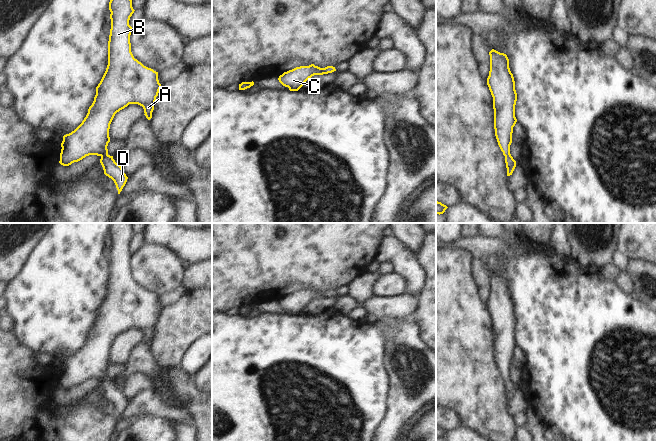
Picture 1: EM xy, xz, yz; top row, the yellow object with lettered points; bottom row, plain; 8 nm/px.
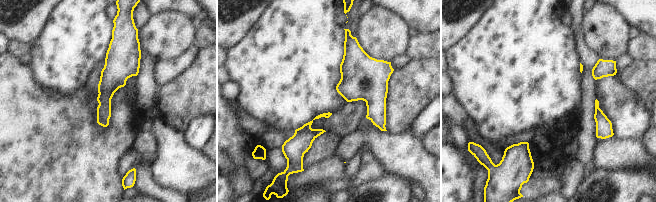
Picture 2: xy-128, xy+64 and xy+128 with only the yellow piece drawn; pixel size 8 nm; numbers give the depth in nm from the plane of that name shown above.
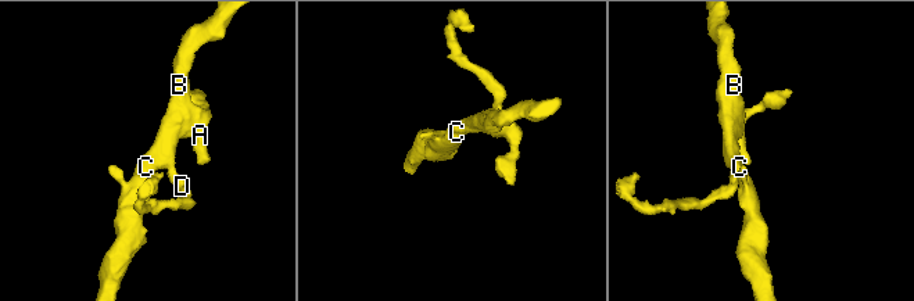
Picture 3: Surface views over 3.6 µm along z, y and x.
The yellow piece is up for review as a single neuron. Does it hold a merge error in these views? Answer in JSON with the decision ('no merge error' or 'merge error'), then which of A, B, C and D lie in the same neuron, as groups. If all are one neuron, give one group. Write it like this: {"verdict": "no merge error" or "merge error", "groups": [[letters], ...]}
{"verdict": "no merge error", "groups": [["A", "B", "C", "D"]]}

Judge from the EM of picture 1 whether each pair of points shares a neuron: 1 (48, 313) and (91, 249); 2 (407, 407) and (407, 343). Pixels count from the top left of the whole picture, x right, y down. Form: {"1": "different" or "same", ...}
{"1": "same", "2": "same"}

